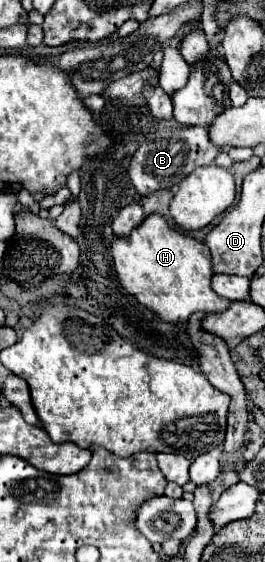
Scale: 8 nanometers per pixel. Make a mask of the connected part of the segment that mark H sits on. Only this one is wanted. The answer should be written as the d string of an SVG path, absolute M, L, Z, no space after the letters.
M151 214L137 230L133 230L133 234L129 234L129 238L115 240L111 256L121 286L143 306L153 310L163 322L183 324L195 312L219 314L229 308L231 300L221 298L211 288L213 266L207 246L191 236L171 230L163 216Z

